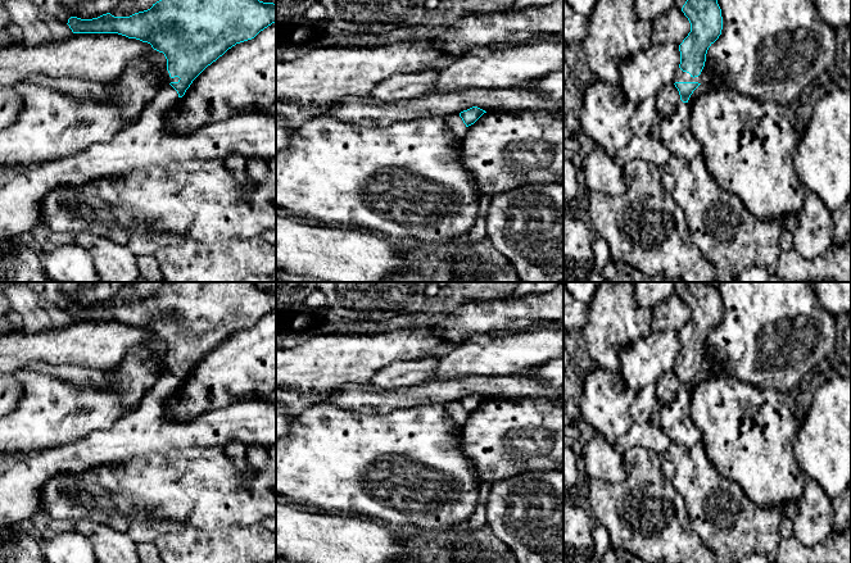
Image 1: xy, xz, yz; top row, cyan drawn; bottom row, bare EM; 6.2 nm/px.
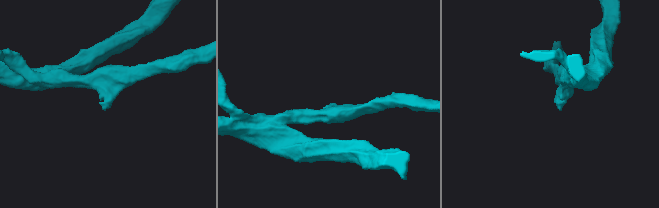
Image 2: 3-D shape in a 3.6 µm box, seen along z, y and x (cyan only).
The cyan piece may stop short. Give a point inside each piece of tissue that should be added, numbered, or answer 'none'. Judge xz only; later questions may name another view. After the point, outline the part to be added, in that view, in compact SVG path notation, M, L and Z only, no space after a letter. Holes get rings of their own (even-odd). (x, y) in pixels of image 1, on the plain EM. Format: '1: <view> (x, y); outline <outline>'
1: xz (455, 409); outline M453 401L453 403L445 404L445 409L447 409L448 414L453 418L454 422L457 422L458 424L465 422L467 414L463 410L460 401Z

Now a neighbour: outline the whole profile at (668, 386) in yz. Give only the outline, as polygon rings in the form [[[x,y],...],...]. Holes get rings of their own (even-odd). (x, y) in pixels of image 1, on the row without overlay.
[[[675,372],[664,373],[656,383],[657,399],[660,404],[667,404],[679,395],[680,382]]]

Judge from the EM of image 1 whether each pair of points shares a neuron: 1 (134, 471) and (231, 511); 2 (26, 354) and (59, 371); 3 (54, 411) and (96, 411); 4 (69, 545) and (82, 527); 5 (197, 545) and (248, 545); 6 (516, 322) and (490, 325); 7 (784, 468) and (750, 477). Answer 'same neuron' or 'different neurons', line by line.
1: same neuron
2: different neurons
3: same neuron
4: different neurons
5: same neuron
6: same neuron
7: same neuron

